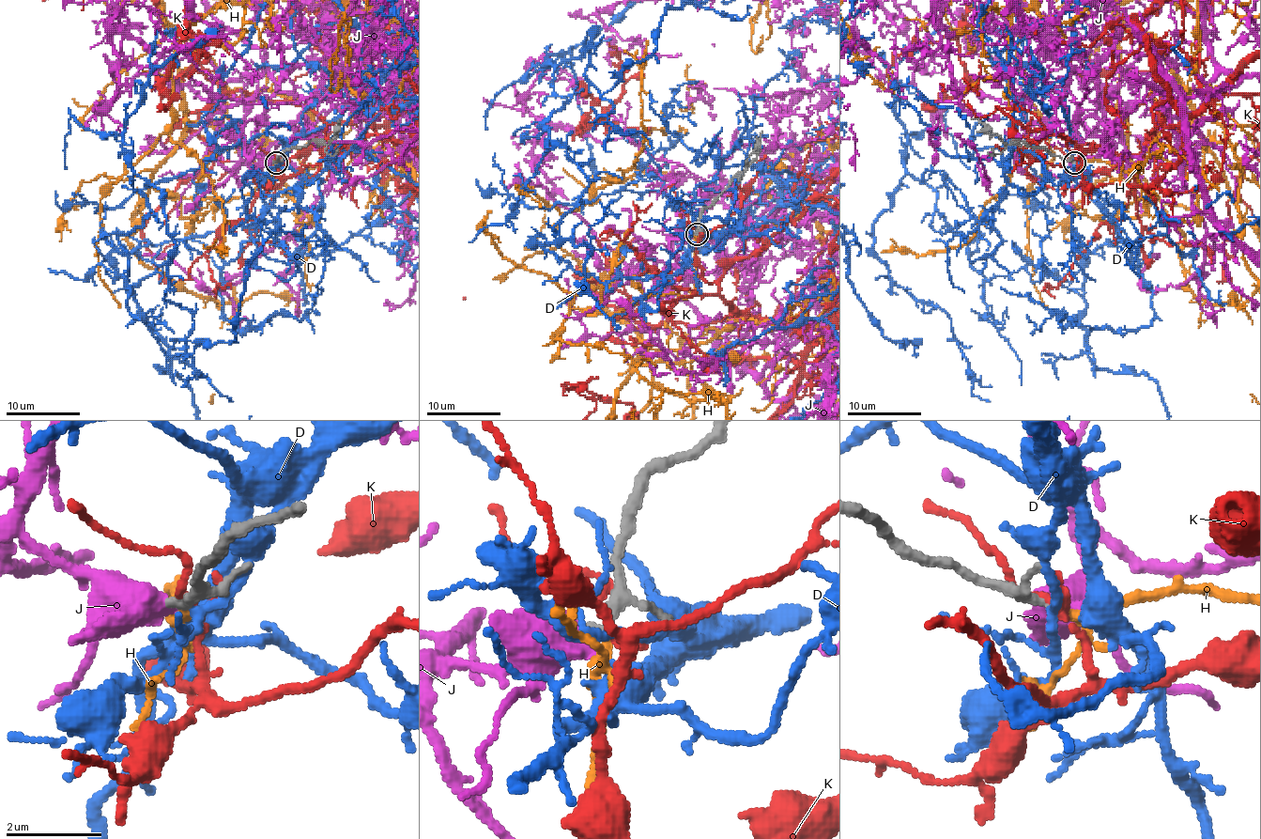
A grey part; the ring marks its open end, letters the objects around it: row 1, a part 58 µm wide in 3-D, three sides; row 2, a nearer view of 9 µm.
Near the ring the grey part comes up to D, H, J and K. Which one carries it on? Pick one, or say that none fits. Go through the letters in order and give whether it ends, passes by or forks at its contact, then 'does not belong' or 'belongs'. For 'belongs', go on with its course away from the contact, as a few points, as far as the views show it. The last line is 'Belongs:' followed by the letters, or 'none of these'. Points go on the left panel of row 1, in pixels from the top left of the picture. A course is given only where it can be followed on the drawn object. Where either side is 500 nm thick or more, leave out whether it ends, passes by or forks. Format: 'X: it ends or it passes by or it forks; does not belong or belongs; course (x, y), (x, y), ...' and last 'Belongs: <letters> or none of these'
D: it passes by; does not belong
H: it forks; belongs
J: does not belong
K: it forks; does not belong
Belongs: H

